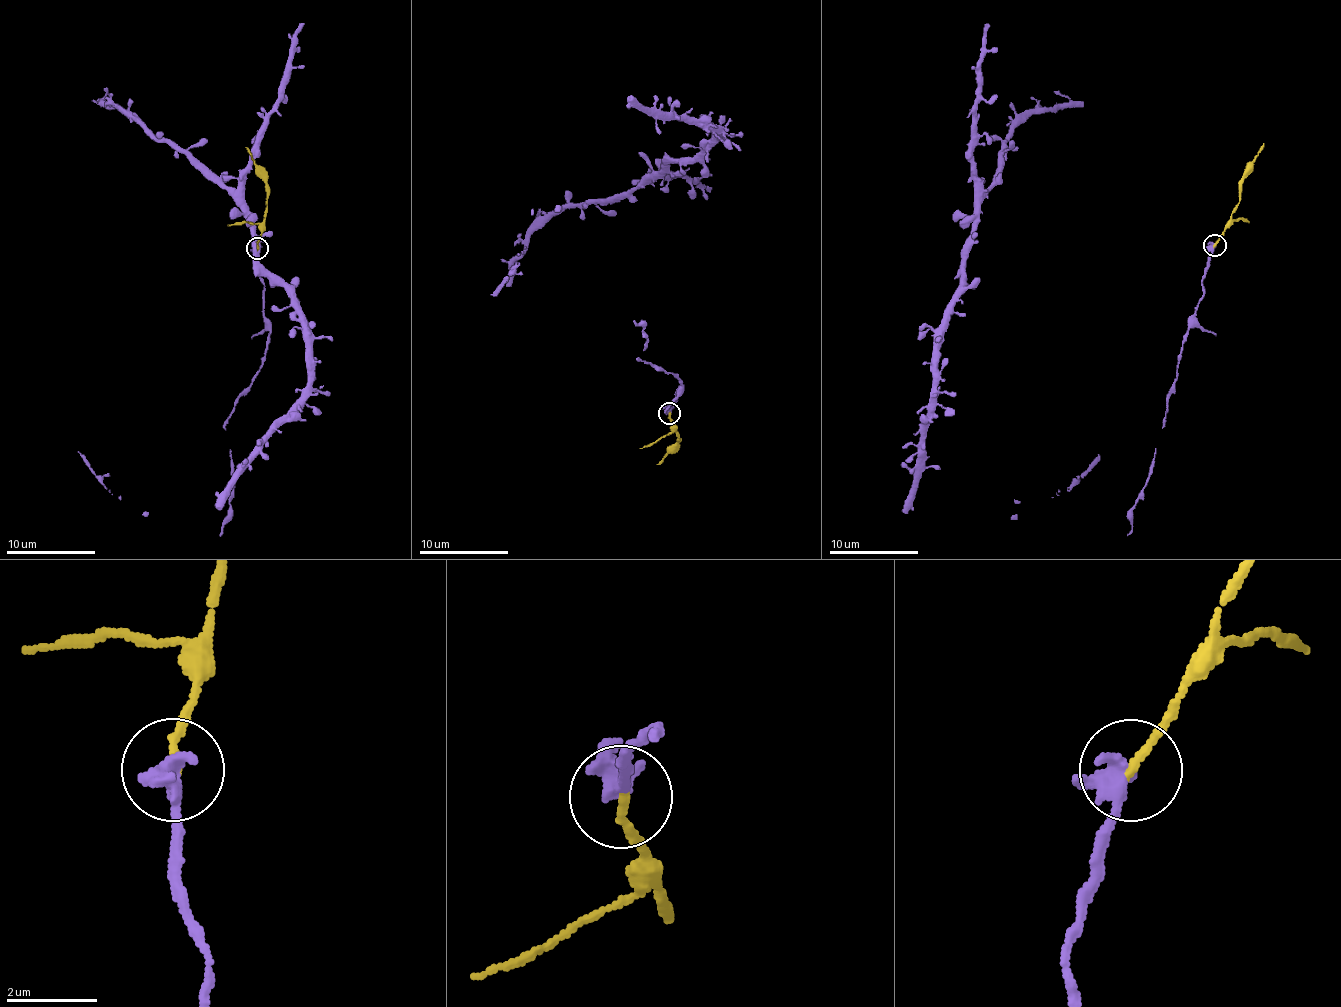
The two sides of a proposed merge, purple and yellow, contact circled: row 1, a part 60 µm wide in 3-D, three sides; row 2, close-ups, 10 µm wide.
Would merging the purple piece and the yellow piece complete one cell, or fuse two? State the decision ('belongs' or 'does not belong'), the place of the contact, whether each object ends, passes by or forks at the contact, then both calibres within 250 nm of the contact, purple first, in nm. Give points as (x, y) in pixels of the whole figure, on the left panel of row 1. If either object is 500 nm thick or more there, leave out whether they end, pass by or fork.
belongs | (257, 248) | purple ends | yellow ends | 480/200 nm

